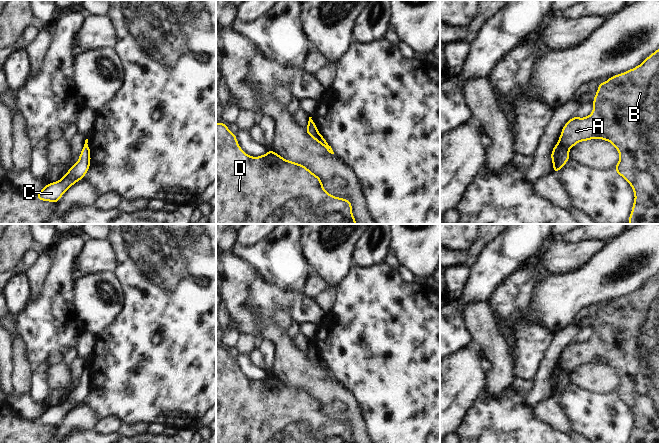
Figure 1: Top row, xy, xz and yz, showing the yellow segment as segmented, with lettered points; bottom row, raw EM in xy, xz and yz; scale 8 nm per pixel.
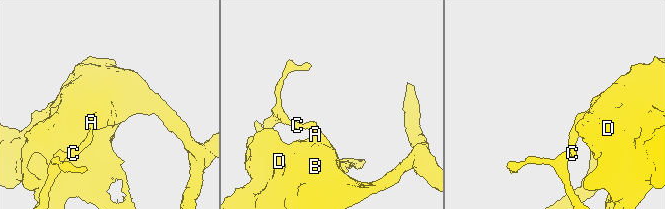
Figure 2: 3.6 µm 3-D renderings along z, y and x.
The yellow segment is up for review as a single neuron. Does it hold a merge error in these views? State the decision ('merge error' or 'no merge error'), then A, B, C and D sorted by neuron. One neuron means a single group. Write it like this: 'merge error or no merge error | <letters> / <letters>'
merge error | A B D / C

